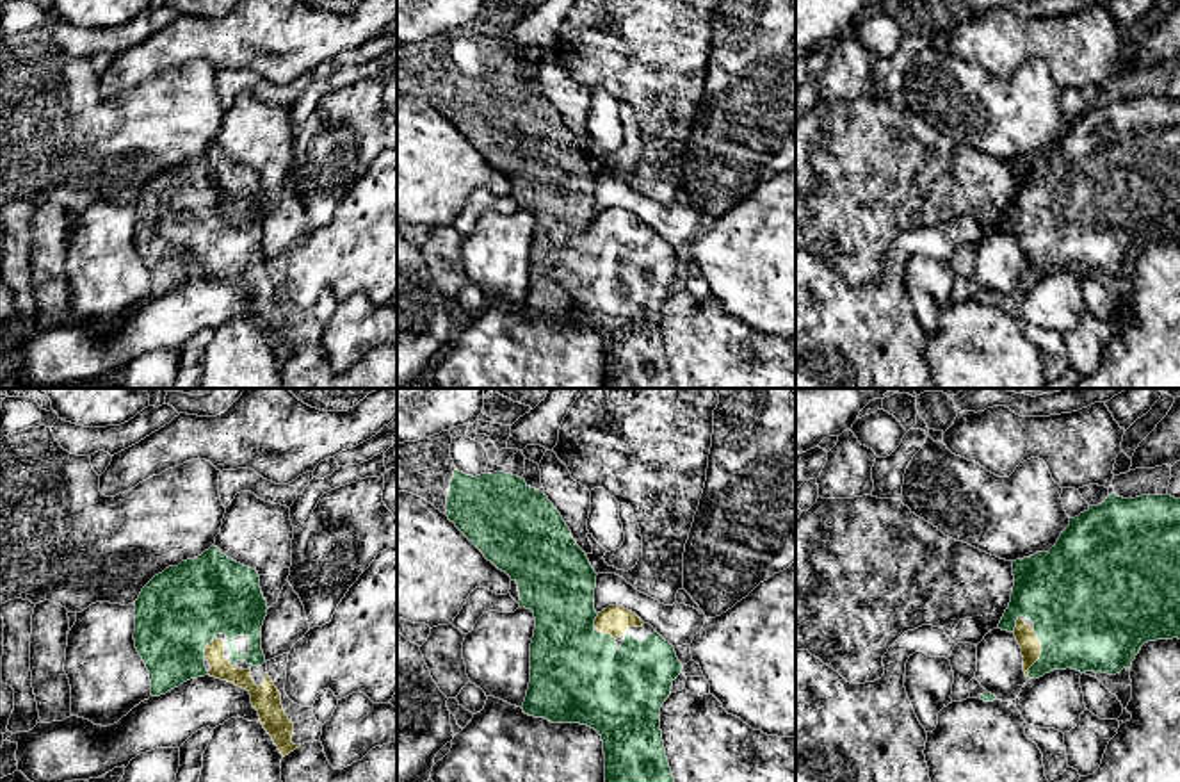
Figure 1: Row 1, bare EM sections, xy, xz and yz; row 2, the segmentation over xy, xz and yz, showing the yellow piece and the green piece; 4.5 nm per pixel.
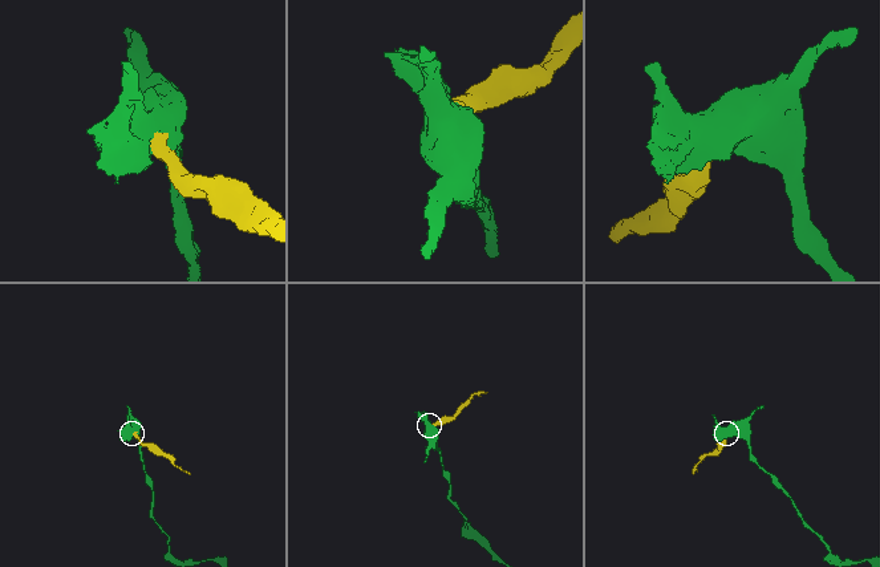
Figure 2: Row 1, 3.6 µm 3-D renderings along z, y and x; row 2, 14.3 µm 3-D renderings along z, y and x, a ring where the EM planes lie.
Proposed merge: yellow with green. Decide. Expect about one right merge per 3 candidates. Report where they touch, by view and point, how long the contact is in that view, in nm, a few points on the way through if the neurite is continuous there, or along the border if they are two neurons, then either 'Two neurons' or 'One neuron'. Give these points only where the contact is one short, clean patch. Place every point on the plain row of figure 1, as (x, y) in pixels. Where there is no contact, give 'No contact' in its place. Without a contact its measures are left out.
Touches yellow at yz (1038, 259). Shared border 190 nm. Path across: yz (1031, 248), (1038, 259), (1054, 250), (1081, 223). One neuron

